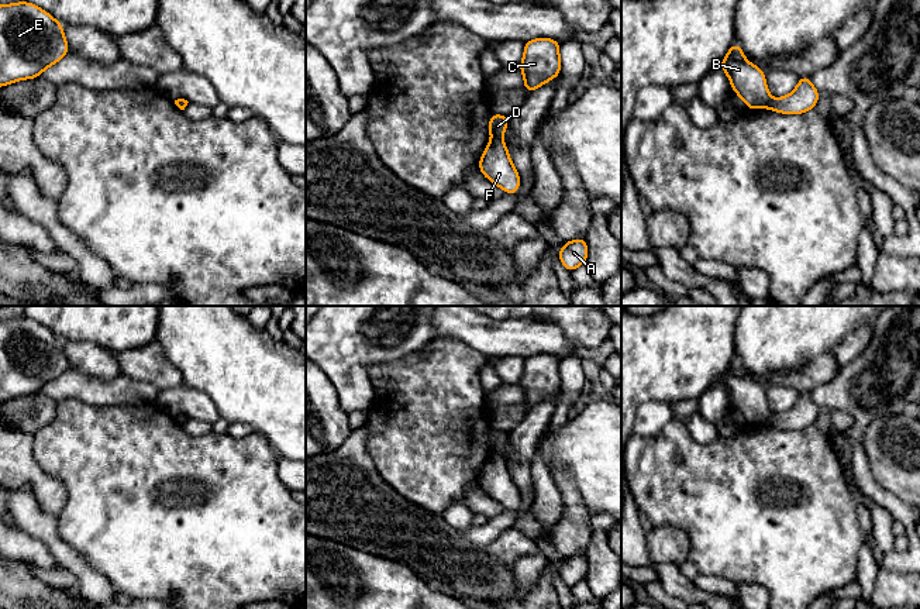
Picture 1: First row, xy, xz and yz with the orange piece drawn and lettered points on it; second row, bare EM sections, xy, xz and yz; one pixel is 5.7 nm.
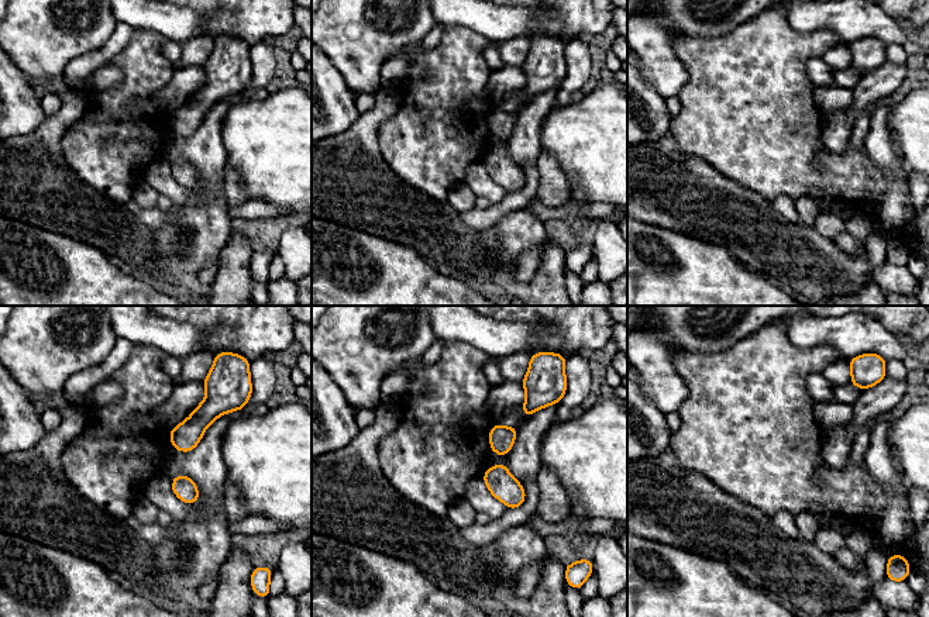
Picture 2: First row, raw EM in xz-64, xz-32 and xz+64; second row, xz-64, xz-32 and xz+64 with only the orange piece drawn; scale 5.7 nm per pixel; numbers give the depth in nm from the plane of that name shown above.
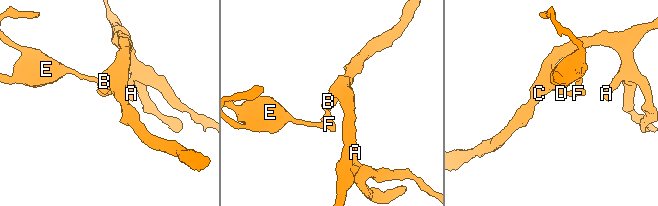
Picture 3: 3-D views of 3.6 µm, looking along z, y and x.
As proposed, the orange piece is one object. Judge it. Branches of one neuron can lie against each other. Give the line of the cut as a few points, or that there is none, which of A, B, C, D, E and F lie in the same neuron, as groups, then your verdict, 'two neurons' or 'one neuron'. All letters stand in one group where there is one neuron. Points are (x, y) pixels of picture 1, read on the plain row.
xz (492, 453), (500, 454) | A B C D / E F | two neurons

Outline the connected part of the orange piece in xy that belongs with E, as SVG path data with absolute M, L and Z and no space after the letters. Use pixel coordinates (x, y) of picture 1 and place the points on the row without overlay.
M28 317L0 321L0 403L38 393L69 369L63 341Z

